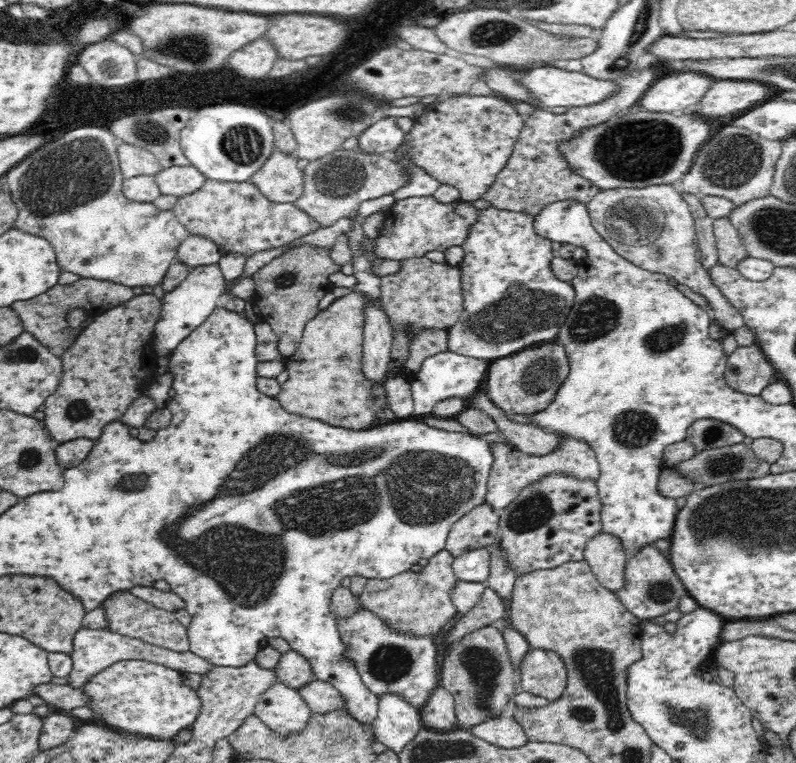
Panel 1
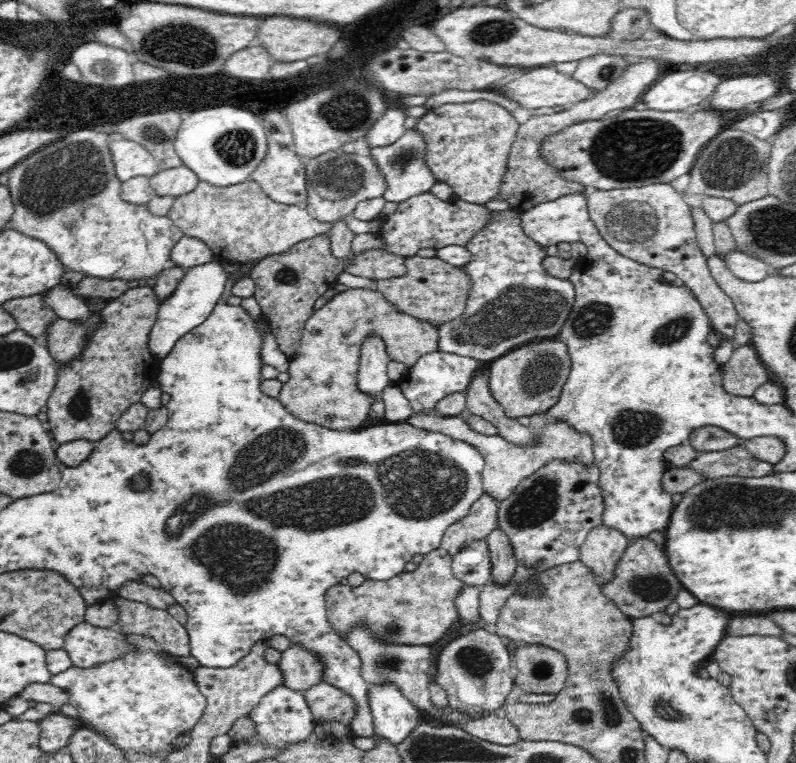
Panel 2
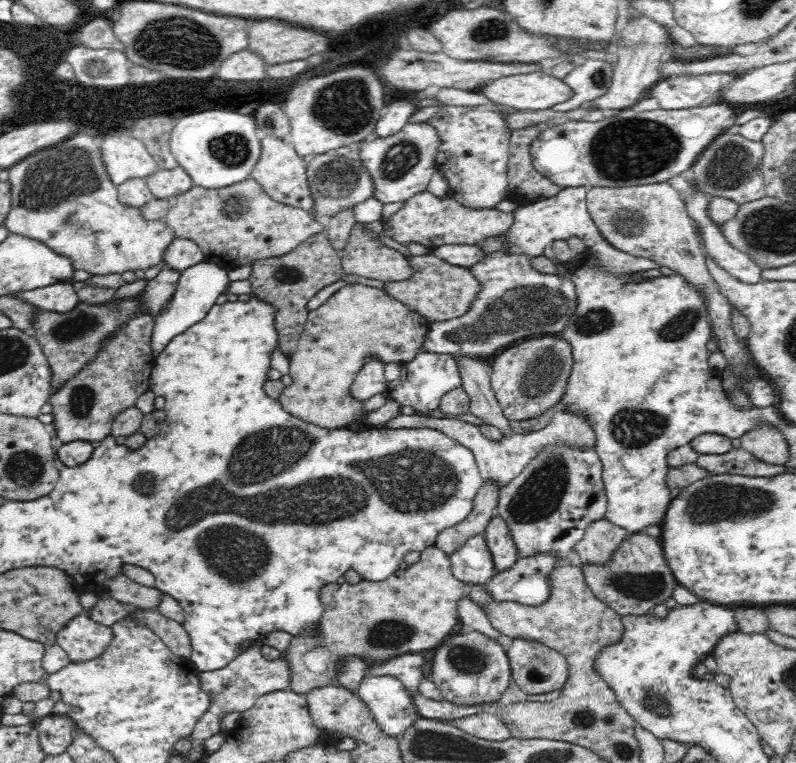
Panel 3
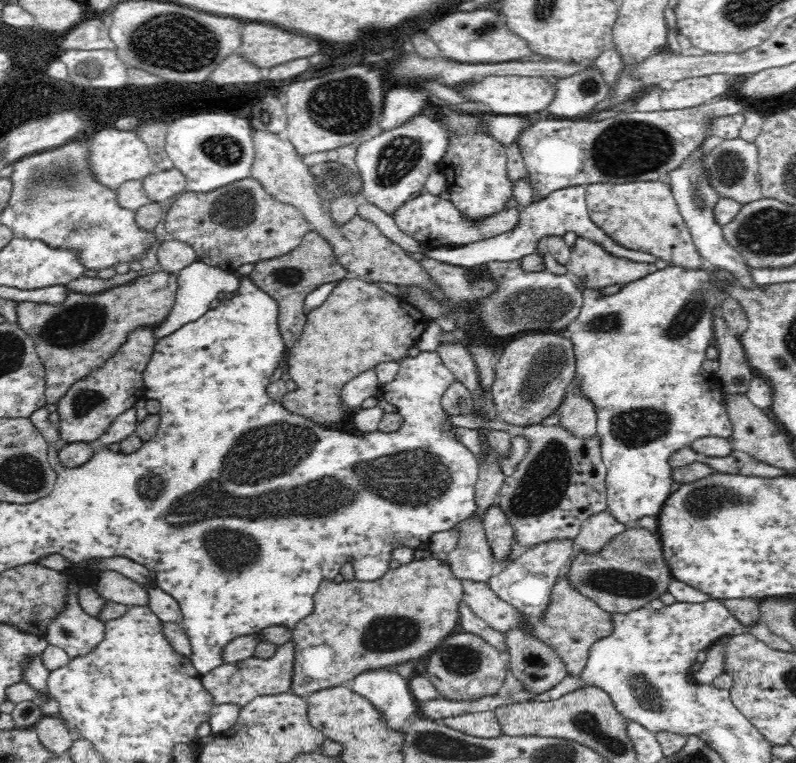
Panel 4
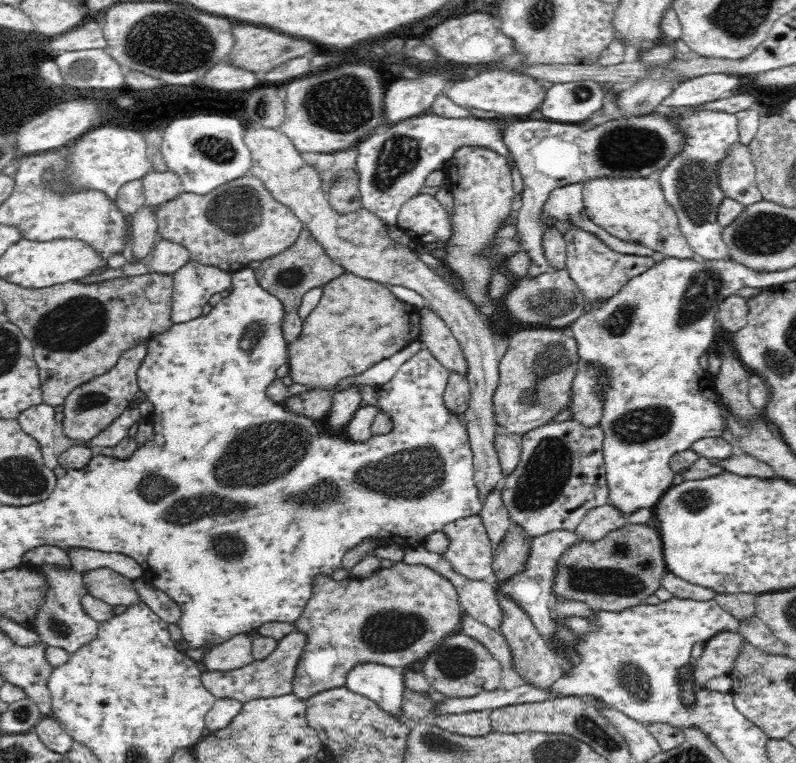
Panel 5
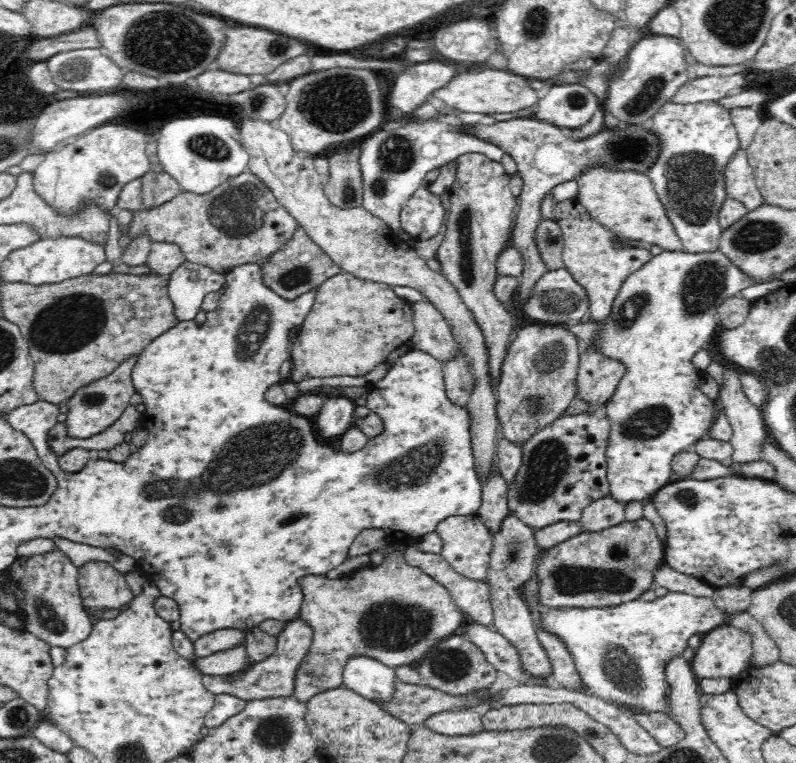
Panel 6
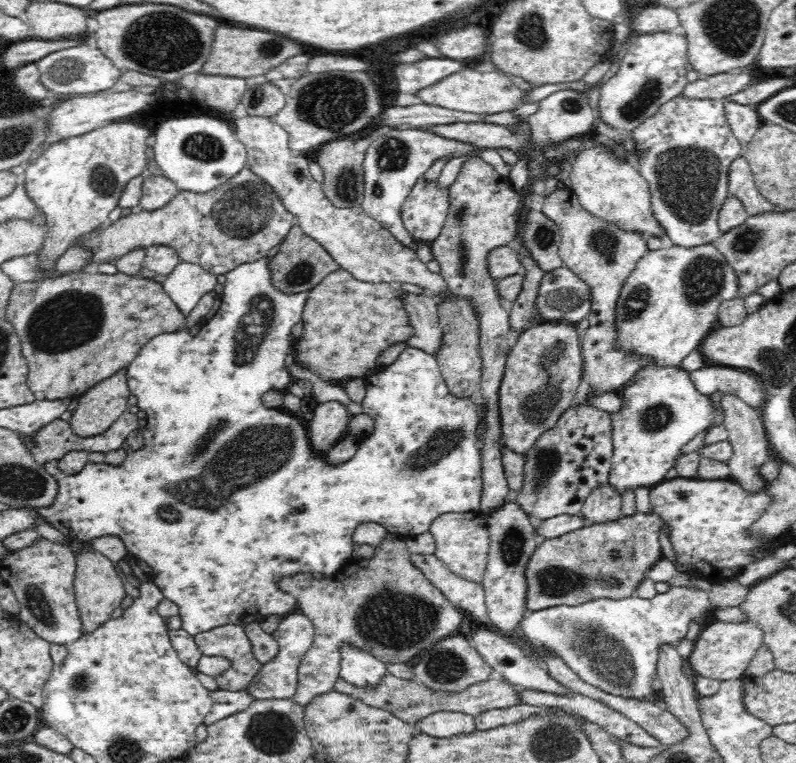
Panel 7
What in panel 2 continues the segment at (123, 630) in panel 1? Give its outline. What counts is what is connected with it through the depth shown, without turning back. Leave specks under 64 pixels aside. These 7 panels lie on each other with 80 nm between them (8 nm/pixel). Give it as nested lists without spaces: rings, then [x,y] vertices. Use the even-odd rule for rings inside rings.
[[[114,595],[118,621],[114,627],[125,635],[136,634],[154,639],[162,652],[180,657],[191,654],[189,636],[184,624],[167,610],[154,609],[142,602]]]

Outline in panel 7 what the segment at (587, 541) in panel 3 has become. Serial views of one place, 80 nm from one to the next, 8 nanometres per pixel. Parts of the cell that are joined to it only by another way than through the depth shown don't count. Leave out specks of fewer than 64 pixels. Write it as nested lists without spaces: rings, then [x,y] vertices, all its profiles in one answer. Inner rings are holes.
[[[610,484],[602,485],[584,501],[580,515],[593,524],[614,522],[622,518],[623,498]]]

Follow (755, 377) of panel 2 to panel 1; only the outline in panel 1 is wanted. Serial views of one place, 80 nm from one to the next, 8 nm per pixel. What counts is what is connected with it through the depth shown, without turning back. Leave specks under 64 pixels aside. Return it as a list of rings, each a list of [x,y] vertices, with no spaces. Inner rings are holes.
[[[758,344],[737,347],[729,354],[724,377],[734,390],[756,395],[760,395],[766,386],[780,379],[775,366]]]

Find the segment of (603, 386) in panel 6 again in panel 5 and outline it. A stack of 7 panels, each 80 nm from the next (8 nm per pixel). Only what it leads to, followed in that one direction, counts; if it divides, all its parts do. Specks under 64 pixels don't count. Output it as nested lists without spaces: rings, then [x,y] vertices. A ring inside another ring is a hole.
[[[580,360],[580,366],[570,390],[570,402],[566,408],[572,412],[570,419],[588,429],[599,424],[602,414],[602,397],[596,395],[598,387],[598,371]]]

